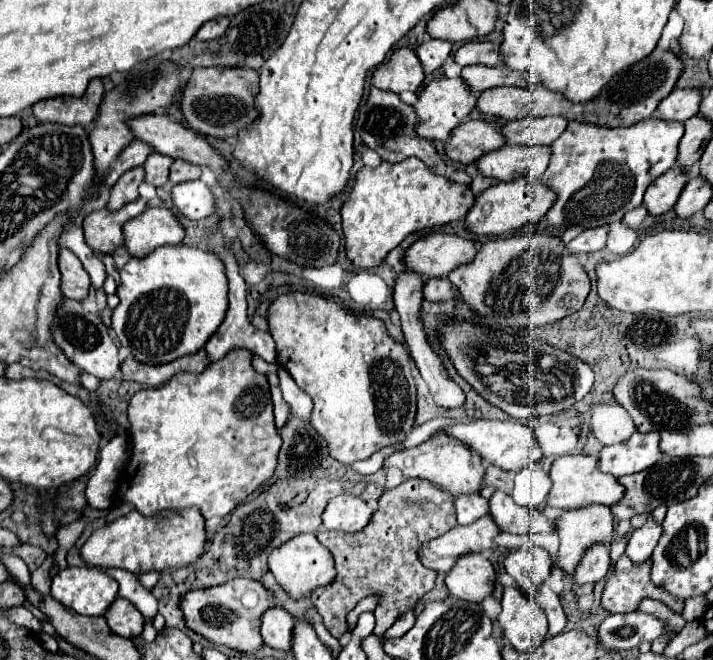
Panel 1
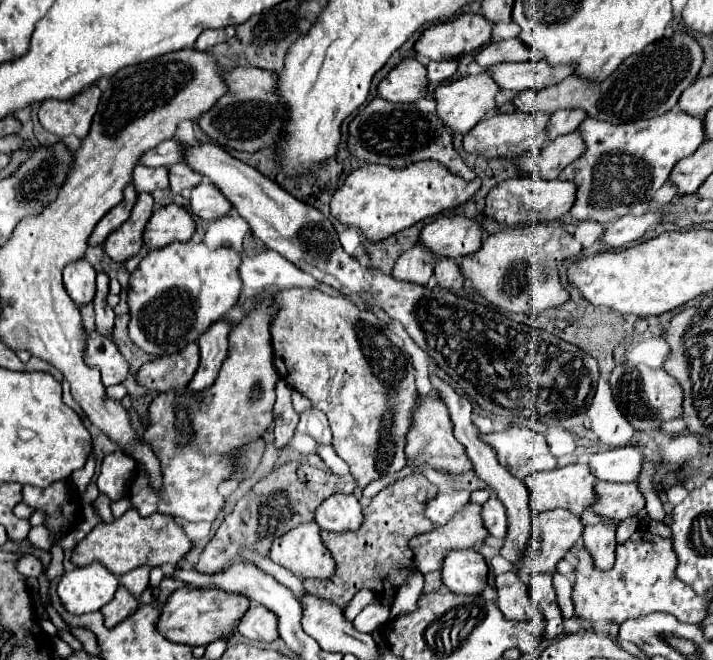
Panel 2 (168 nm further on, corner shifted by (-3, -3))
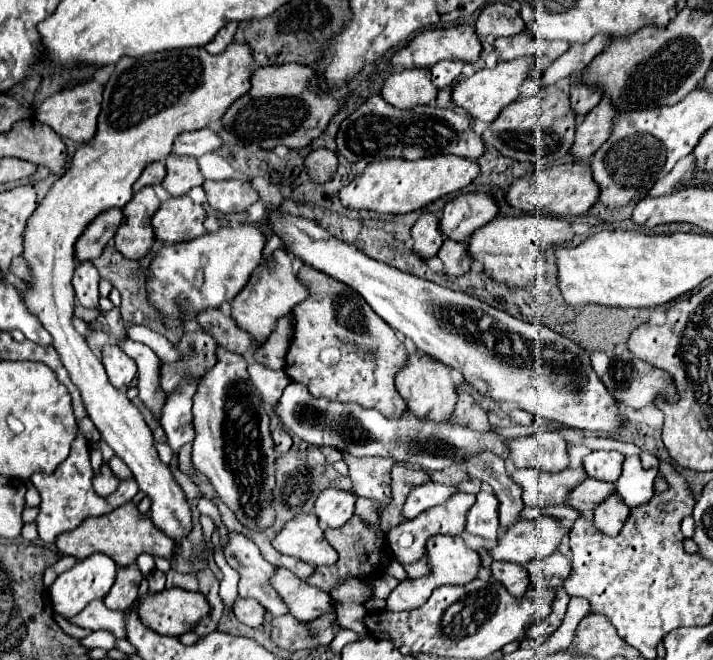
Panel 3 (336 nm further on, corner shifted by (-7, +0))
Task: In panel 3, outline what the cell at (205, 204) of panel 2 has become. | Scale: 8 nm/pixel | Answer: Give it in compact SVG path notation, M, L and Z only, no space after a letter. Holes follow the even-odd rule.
M207 180L203 184L203 190L207 194L207 204L223 214L243 212L259 198L251 182L241 182L241 180L221 180L221 182Z

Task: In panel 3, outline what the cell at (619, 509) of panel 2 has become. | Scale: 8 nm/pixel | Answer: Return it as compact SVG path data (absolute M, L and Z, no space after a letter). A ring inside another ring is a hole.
M587 478L583 484L579 484L579 488L575 488L569 506L579 510L579 512L593 512L595 506L599 506L613 492L615 492L615 484Z

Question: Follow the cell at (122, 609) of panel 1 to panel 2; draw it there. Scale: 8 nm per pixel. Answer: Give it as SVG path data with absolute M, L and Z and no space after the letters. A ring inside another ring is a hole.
M119 585L119 589L117 589L115 597L111 599L111 603L107 603L107 605L101 609L103 615L105 615L105 625L107 625L107 627L115 627L115 625L121 623L127 615L135 613L137 607L139 607L137 599L135 599L123 585Z

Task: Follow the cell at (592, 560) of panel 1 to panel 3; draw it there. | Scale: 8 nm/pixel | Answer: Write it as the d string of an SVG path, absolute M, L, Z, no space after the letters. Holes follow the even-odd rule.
M615 494L611 496L611 500L605 500L603 504L599 504L599 508L595 508L595 526L601 534L607 536L617 536L619 530L623 528L627 516L629 516L629 506L627 504L619 504L621 496Z

